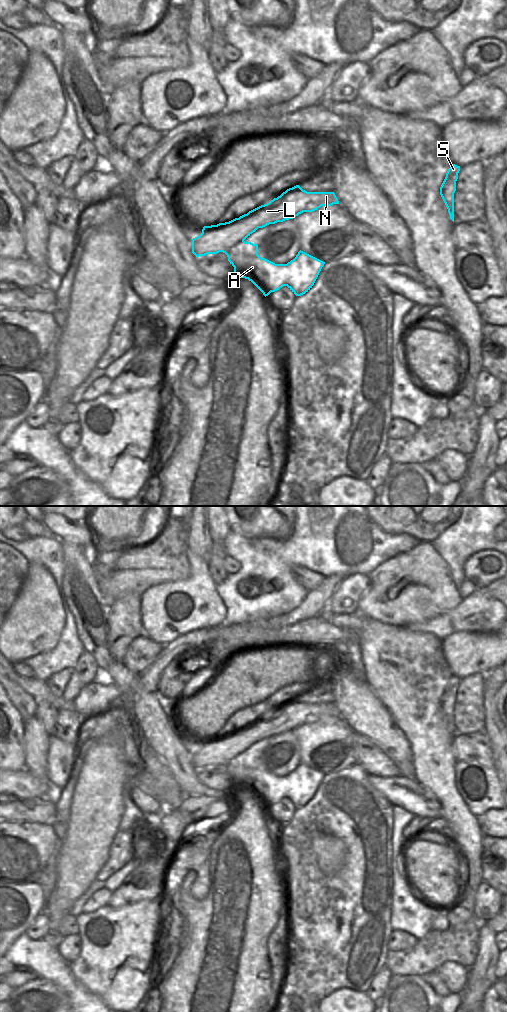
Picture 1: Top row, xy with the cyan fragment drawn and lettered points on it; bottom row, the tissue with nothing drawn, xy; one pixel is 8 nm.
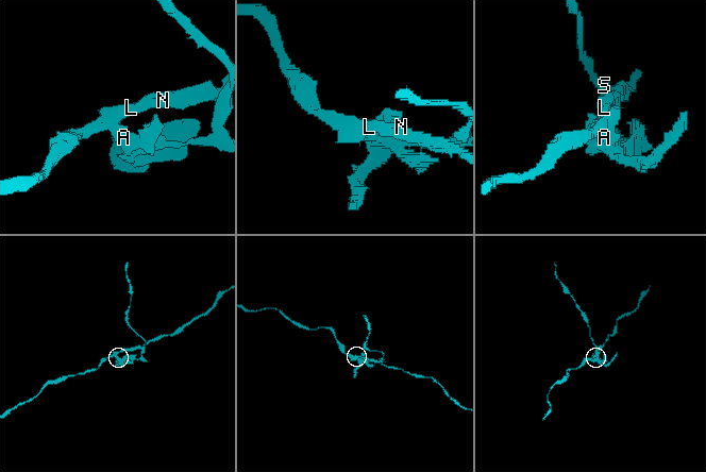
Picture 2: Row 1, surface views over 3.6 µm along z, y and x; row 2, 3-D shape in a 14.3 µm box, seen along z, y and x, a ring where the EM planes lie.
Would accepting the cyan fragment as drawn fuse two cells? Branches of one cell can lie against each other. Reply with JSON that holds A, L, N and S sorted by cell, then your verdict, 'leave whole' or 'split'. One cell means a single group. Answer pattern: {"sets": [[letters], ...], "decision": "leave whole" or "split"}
{"sets": [["A", "S"], ["L", "N"]], "decision": "split"}

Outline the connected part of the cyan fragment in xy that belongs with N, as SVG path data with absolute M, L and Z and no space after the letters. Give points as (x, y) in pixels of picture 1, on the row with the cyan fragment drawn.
M296 185L269 203L253 209L251 216L244 214L229 222L204 226L202 233L192 239L192 253L197 258L219 252L226 254L258 228L333 204L339 204L334 192L307 192Z

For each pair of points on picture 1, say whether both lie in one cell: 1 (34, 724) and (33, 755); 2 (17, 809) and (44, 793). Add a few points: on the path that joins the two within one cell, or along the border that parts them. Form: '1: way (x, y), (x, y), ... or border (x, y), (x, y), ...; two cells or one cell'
1: way (34, 732), (34, 747); one cell
2: border (14, 799), (40, 798), (48, 799), (54, 804); two cells

